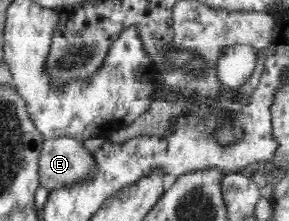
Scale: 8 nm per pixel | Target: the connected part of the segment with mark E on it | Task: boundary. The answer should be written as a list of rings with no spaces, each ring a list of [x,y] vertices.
[[[60,138],[52,141],[44,141],[38,157],[38,174],[40,185],[49,191],[70,186],[74,181],[87,179],[95,171],[93,154],[84,146],[84,142]]]

